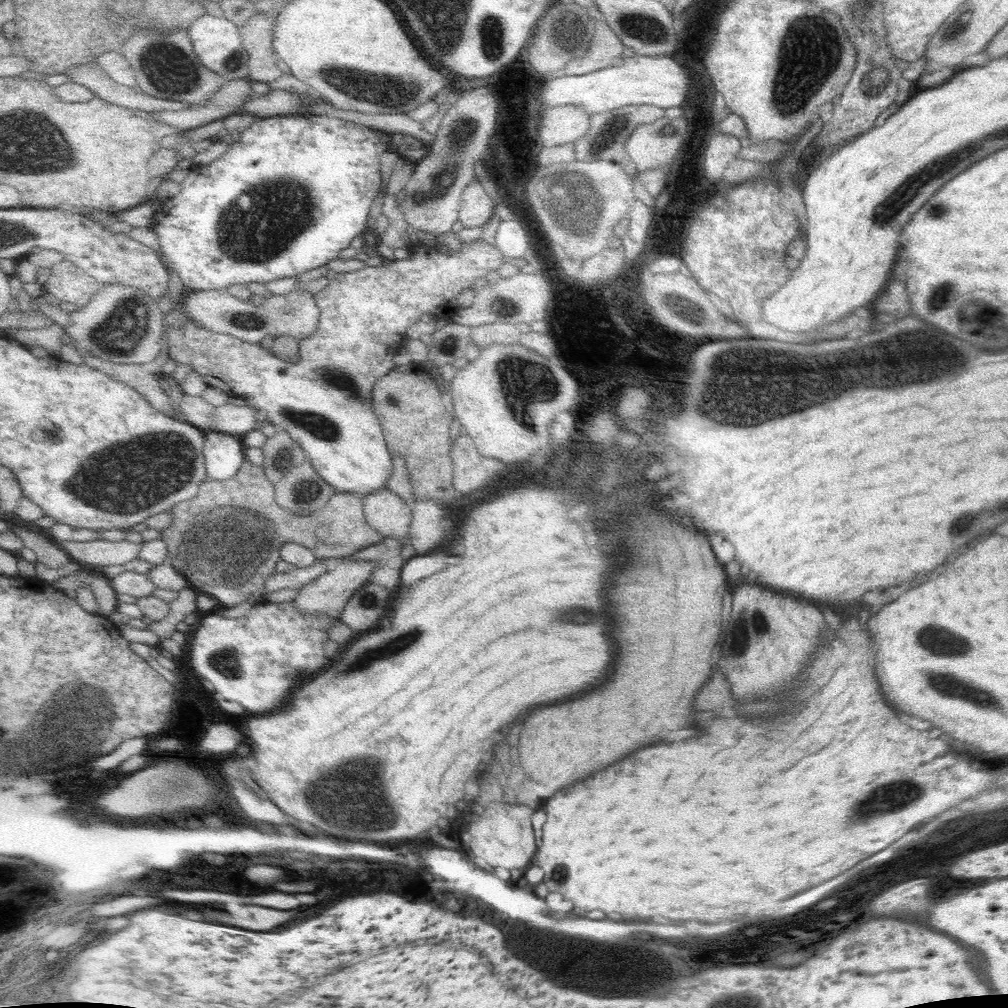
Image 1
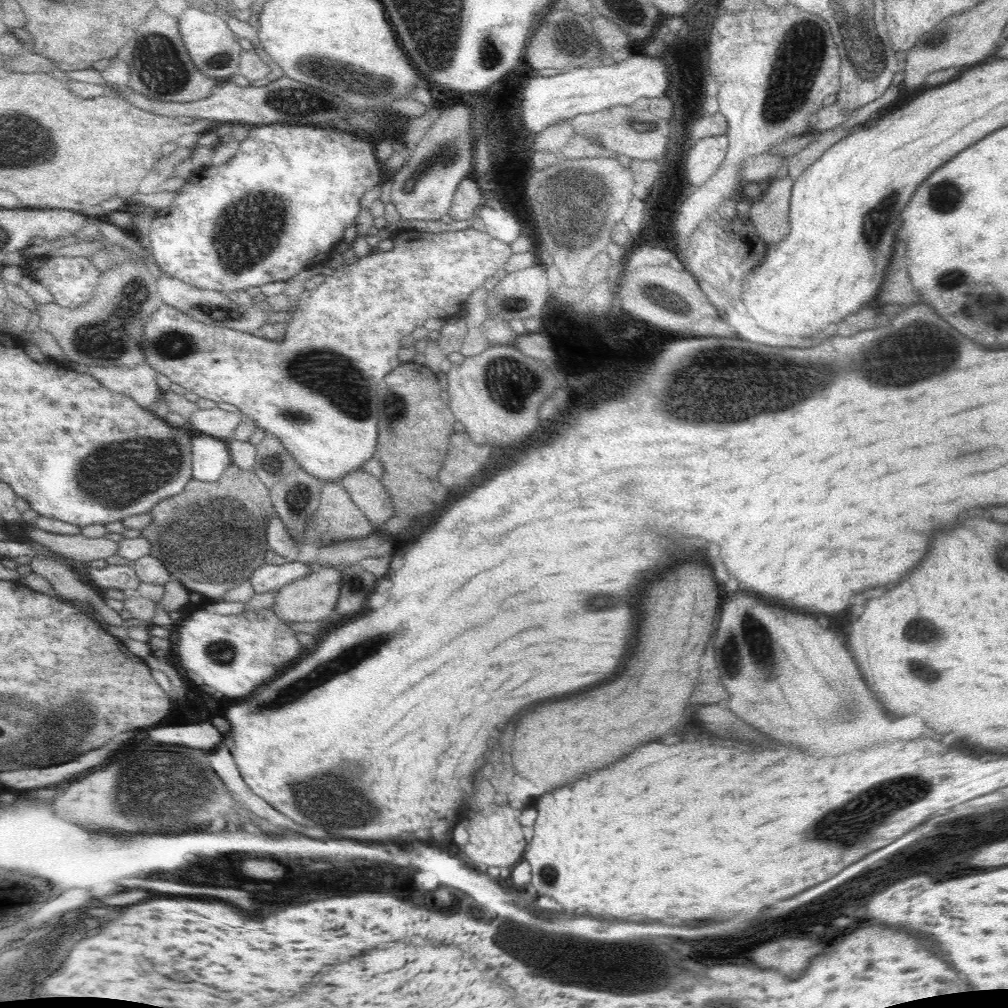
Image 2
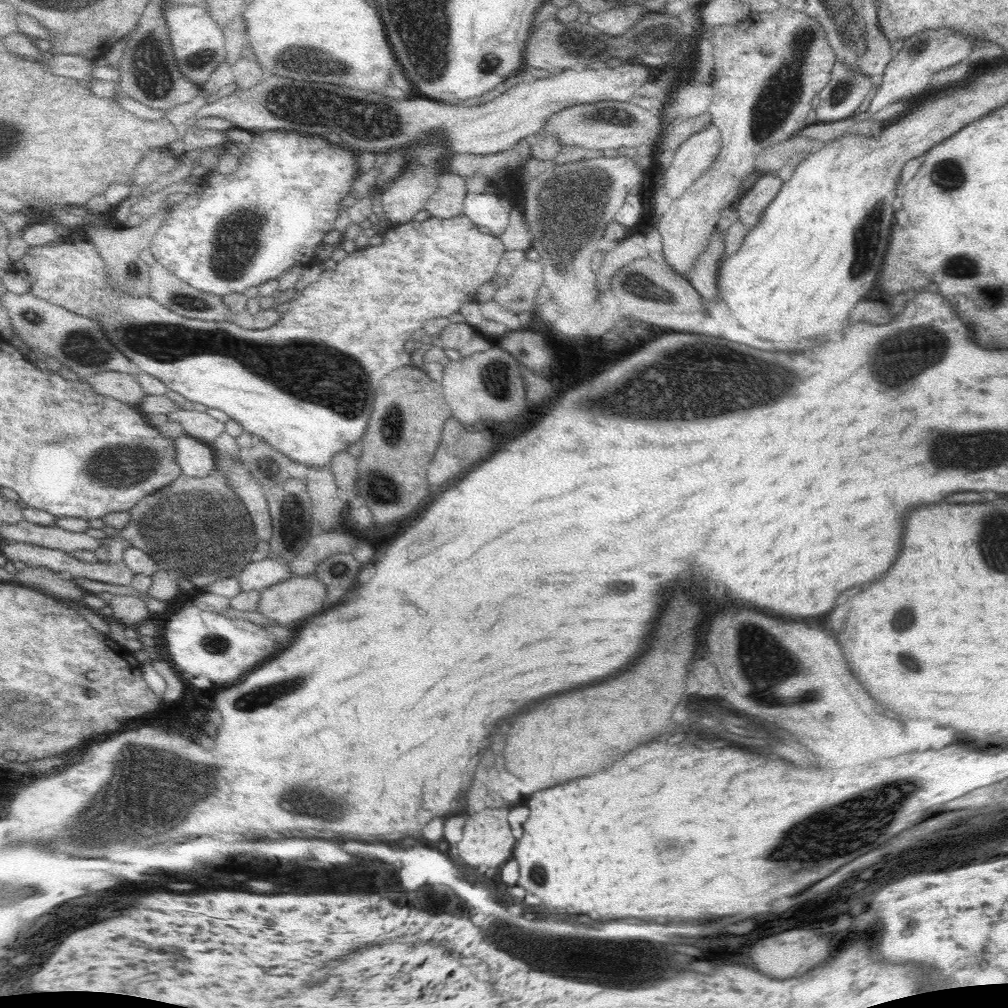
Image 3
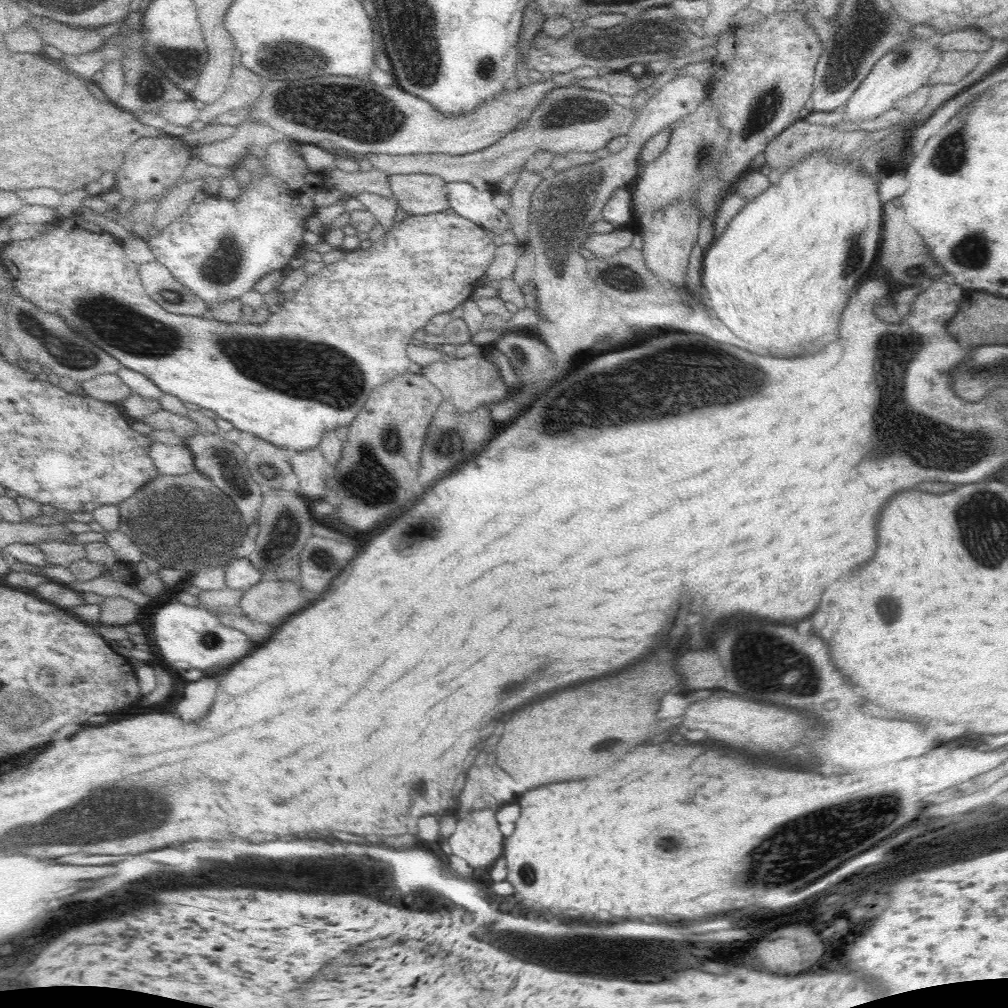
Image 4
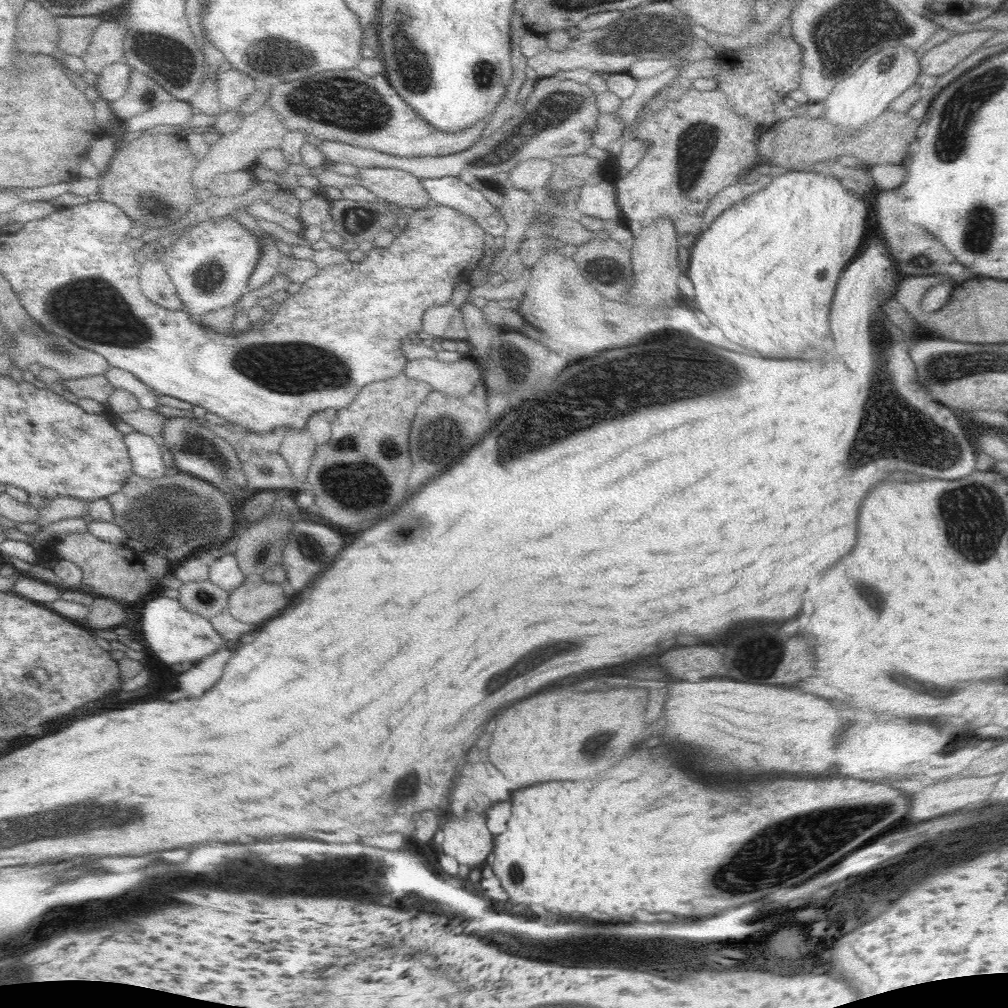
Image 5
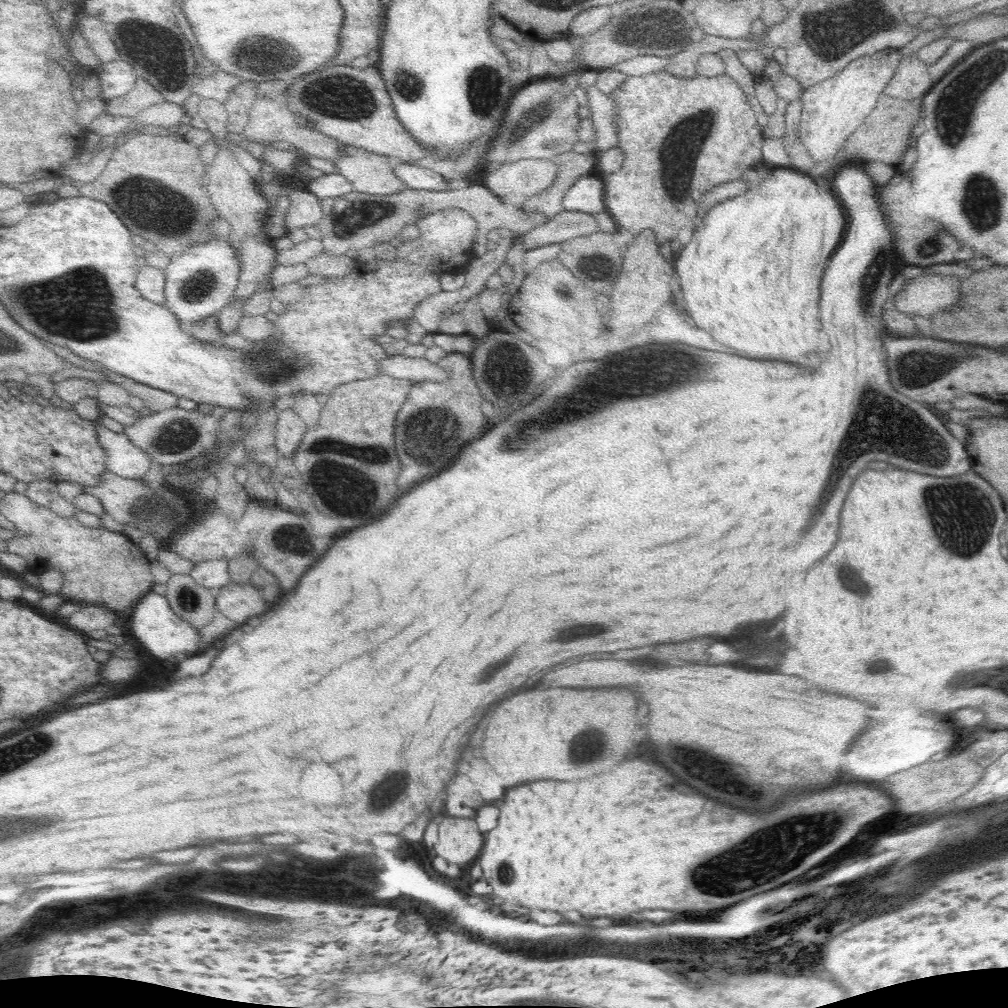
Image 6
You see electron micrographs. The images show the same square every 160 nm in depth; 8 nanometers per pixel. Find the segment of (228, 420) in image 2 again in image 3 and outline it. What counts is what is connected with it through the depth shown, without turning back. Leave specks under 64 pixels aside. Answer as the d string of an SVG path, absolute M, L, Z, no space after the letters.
M180 408L166 414L168 420L178 422L184 428L184 434L209 444L220 432L224 432L224 423L212 418L205 411L184 410Z

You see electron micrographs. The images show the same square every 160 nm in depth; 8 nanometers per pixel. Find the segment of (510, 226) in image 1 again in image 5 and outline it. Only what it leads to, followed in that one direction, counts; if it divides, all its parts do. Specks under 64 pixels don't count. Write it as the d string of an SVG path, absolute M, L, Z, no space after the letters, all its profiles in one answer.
M456 176L418 178L432 202L451 206L472 218L494 237L504 236L508 228L503 214L480 192L479 186L467 185Z

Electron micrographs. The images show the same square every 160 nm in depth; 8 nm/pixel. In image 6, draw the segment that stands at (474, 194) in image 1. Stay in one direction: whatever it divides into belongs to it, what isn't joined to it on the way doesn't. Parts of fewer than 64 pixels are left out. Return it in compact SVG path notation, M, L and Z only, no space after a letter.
M340 143L340 150L338 150L338 158L332 160L336 167L336 170L342 177L346 178L348 182L352 183L352 188L356 192L364 194L394 194L400 190L406 188L404 184L394 173L386 157L380 154L374 154L372 152L365 151L357 146L350 144Z

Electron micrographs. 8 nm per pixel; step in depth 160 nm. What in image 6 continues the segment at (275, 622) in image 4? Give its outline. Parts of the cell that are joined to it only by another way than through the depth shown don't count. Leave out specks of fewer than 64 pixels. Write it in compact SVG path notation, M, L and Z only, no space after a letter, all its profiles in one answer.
M229 582L226 586L214 591L214 600L216 610L234 622L246 622L250 616L260 616L260 614L268 610L268 602L264 602L259 590L252 586L250 582L242 585Z

